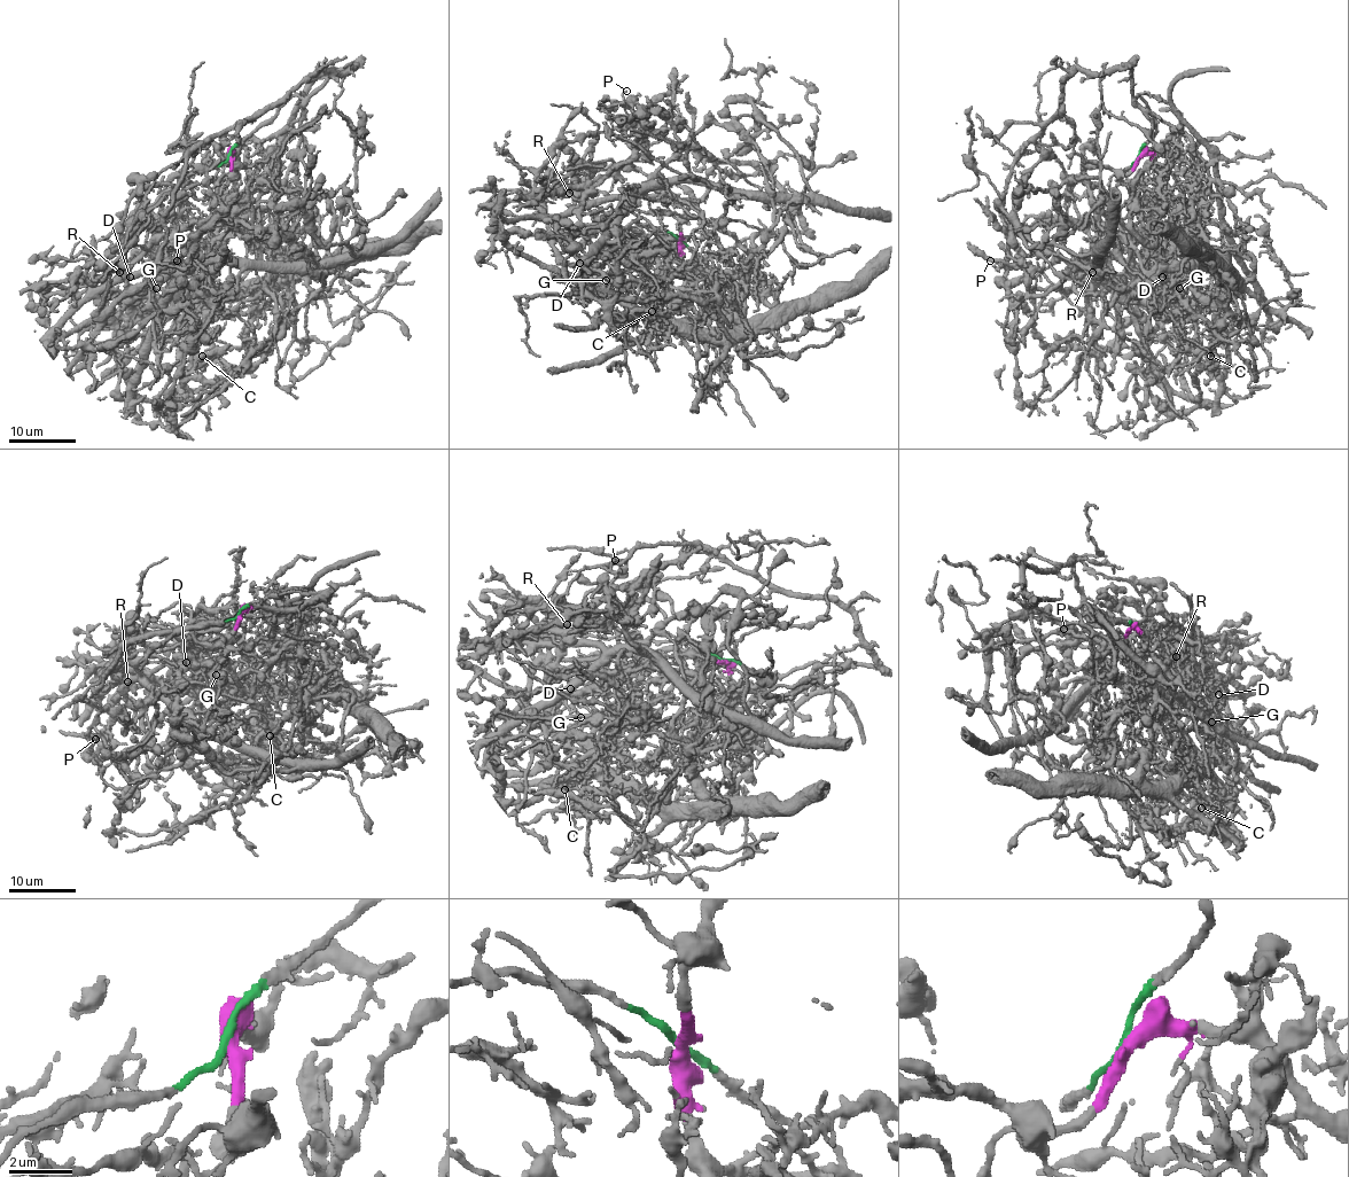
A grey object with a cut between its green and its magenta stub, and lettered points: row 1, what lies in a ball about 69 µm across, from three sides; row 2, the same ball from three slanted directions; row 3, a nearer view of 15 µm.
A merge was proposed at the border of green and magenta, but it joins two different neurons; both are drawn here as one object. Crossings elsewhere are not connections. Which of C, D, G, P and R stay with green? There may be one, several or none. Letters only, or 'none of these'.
P

